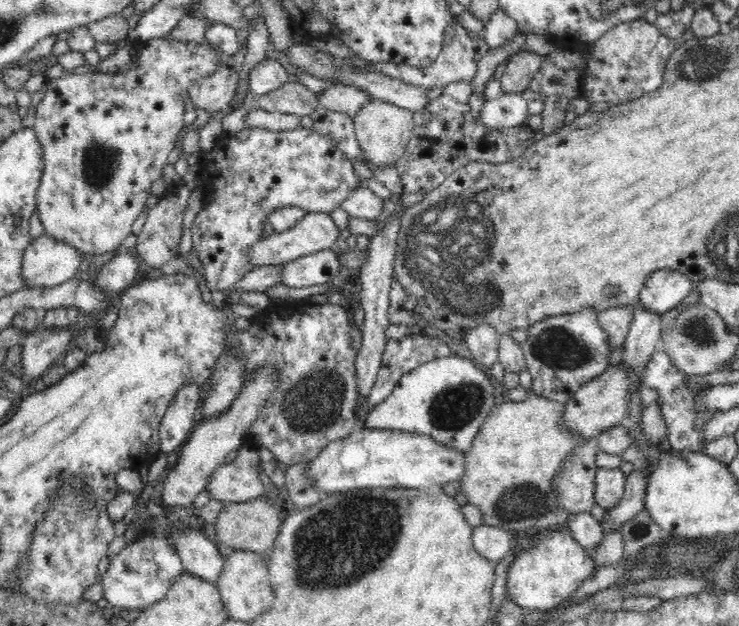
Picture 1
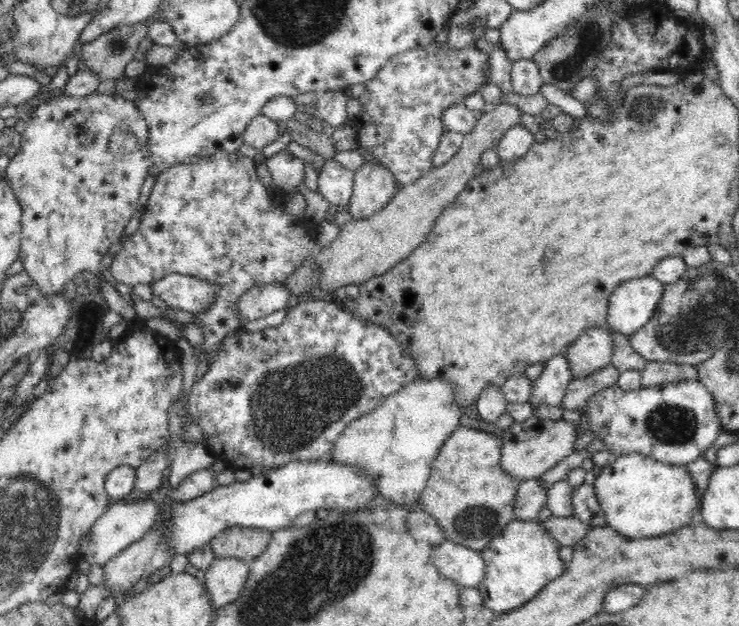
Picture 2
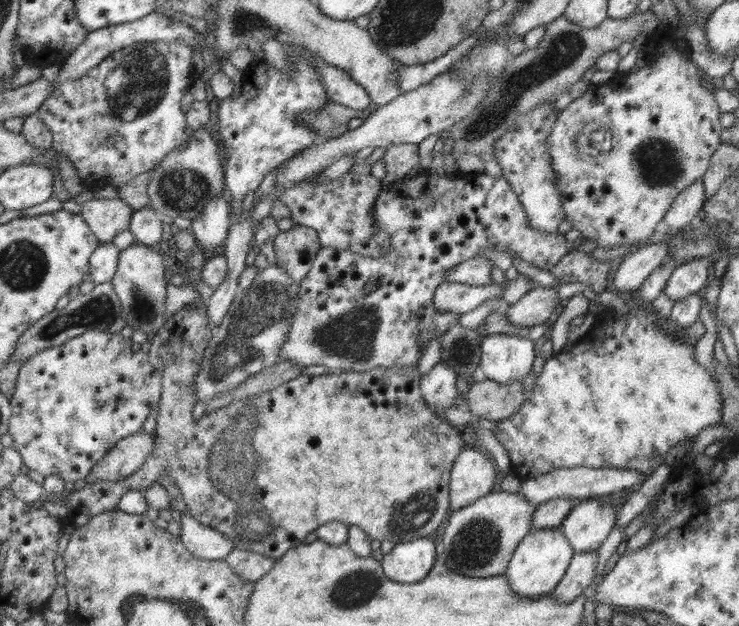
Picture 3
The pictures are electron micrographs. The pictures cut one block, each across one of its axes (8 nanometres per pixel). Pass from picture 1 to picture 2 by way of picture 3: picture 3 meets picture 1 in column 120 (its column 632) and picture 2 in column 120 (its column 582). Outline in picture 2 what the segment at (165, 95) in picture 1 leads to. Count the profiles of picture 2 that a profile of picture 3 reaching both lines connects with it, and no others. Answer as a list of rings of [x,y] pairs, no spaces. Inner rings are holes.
[[[98,91],[86,96],[72,97],[63,92],[40,102],[31,113],[25,131],[22,133],[20,150],[5,171],[10,187],[22,207],[22,240],[19,258],[24,271],[38,285],[40,297],[64,290],[68,280],[79,280],[84,270],[93,272],[102,282],[102,258],[110,246],[120,242],[120,237],[132,215],[138,208],[140,190],[150,175],[150,151],[148,151],[148,123],[133,100],[118,93],[103,94]],[[116,132],[122,134],[126,148],[120,152],[110,150],[110,140]]]

